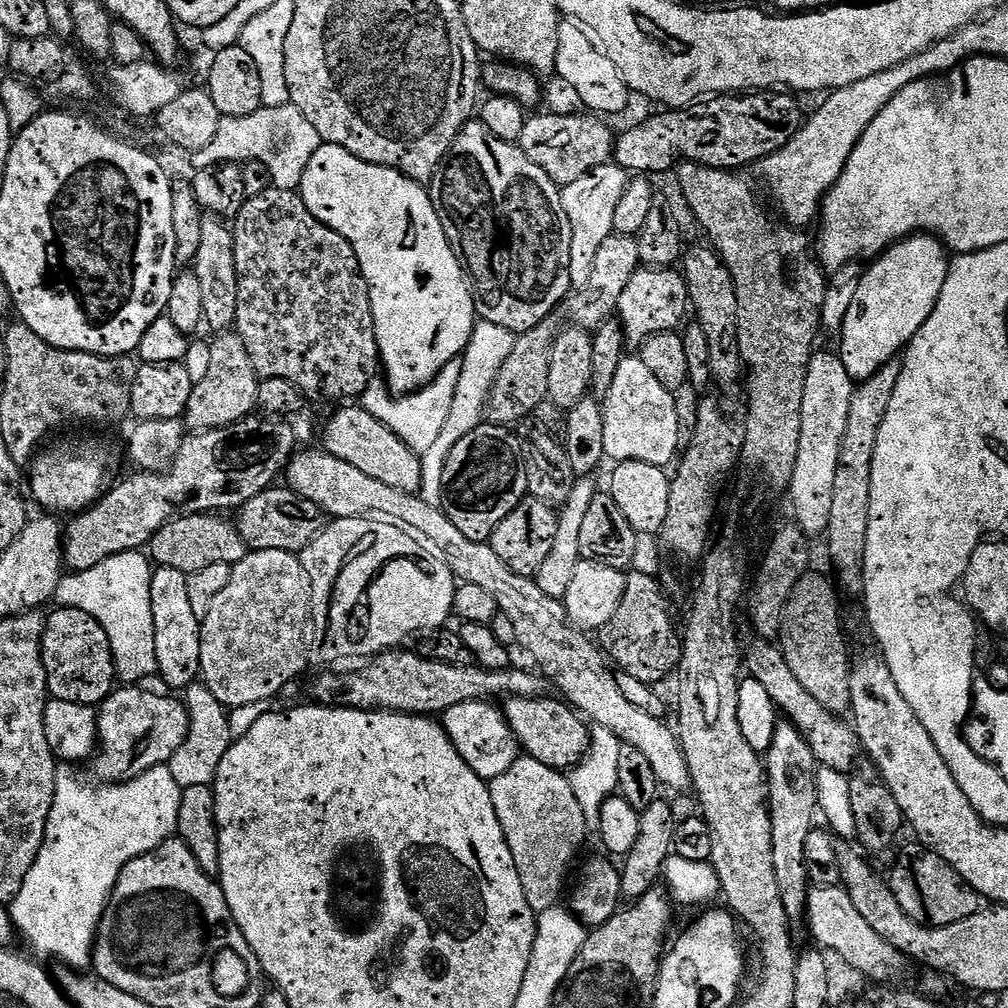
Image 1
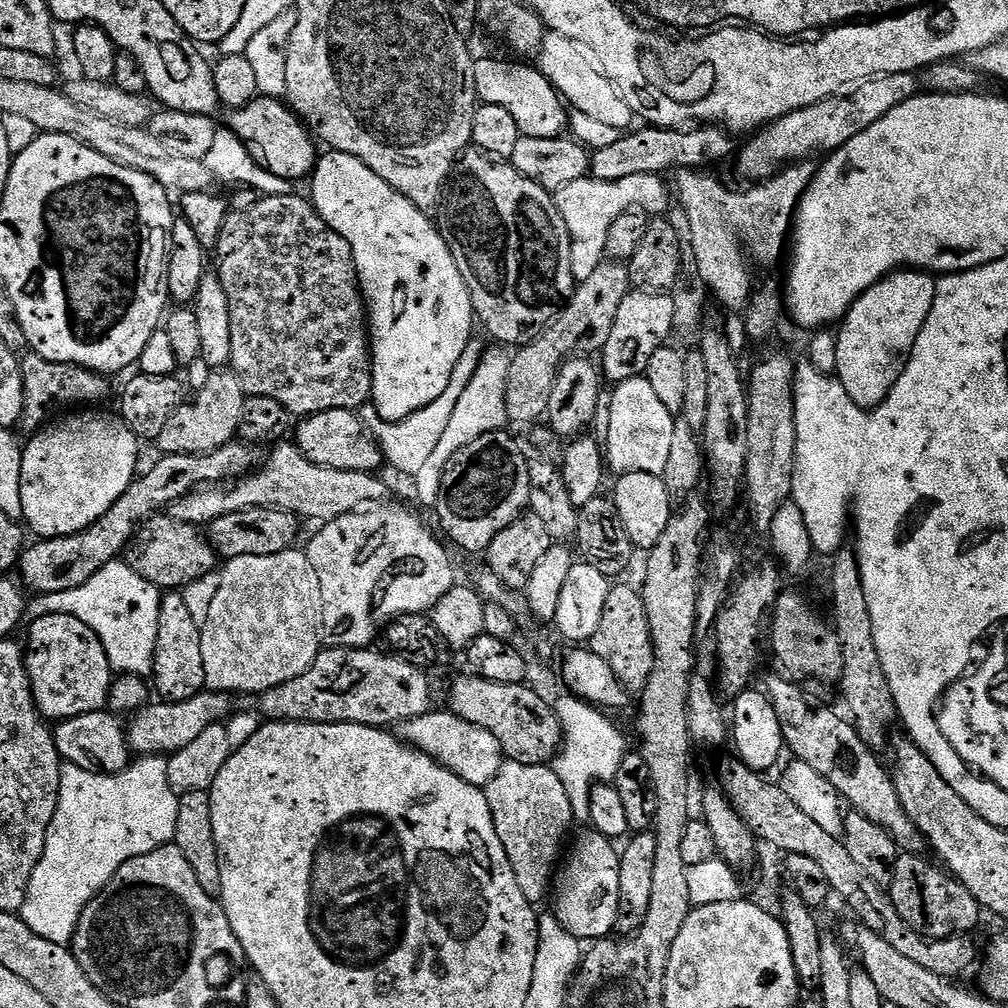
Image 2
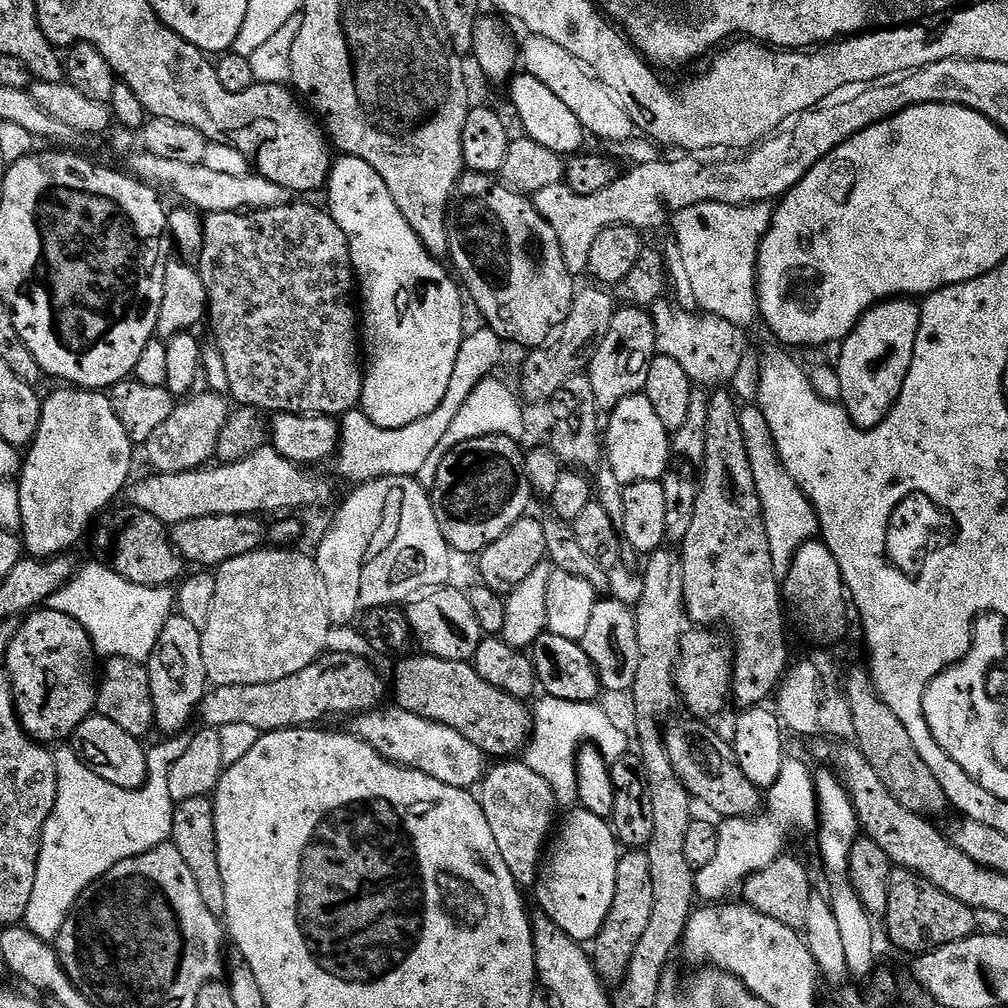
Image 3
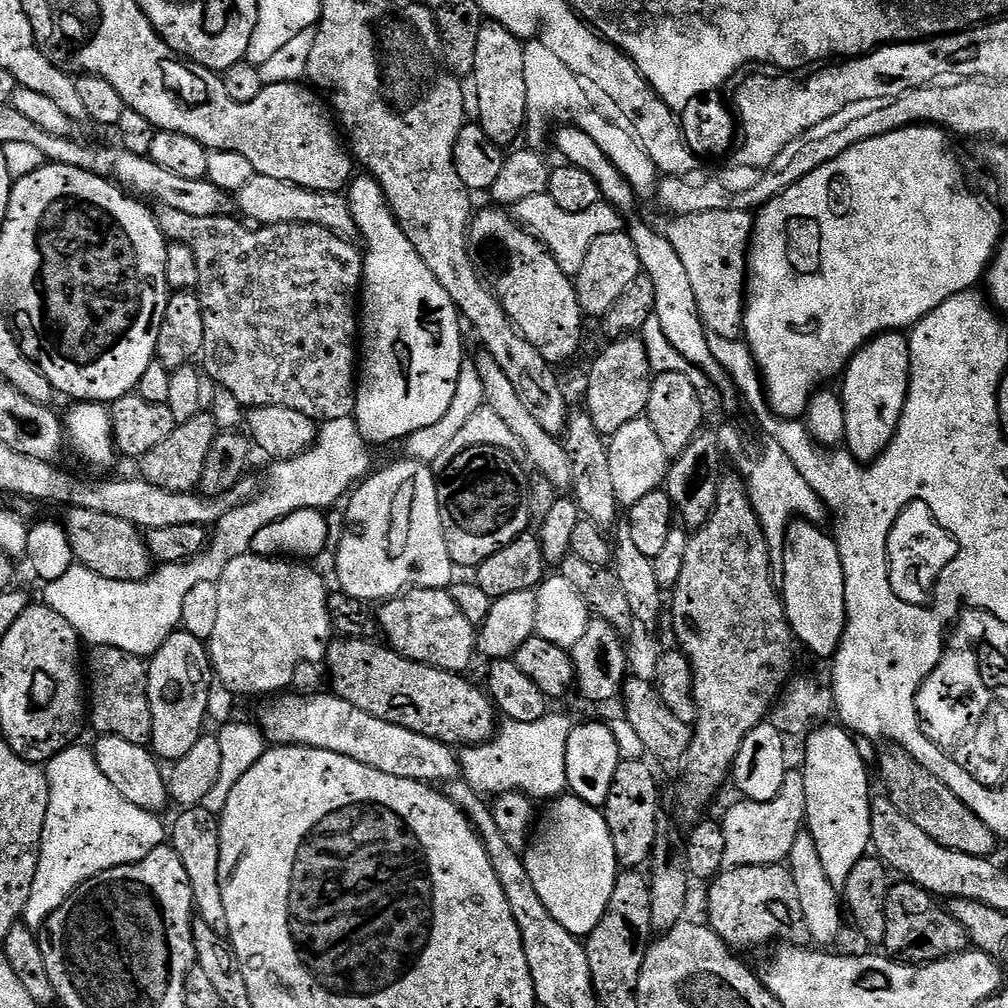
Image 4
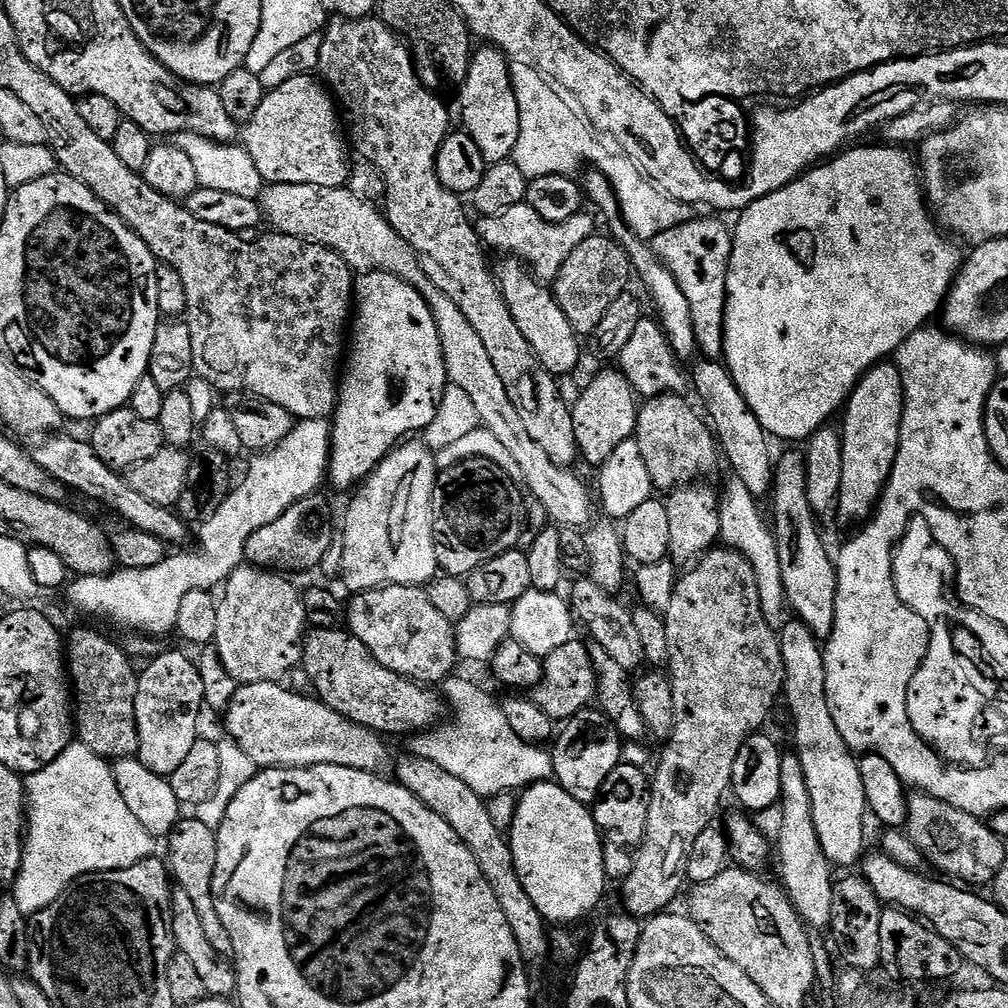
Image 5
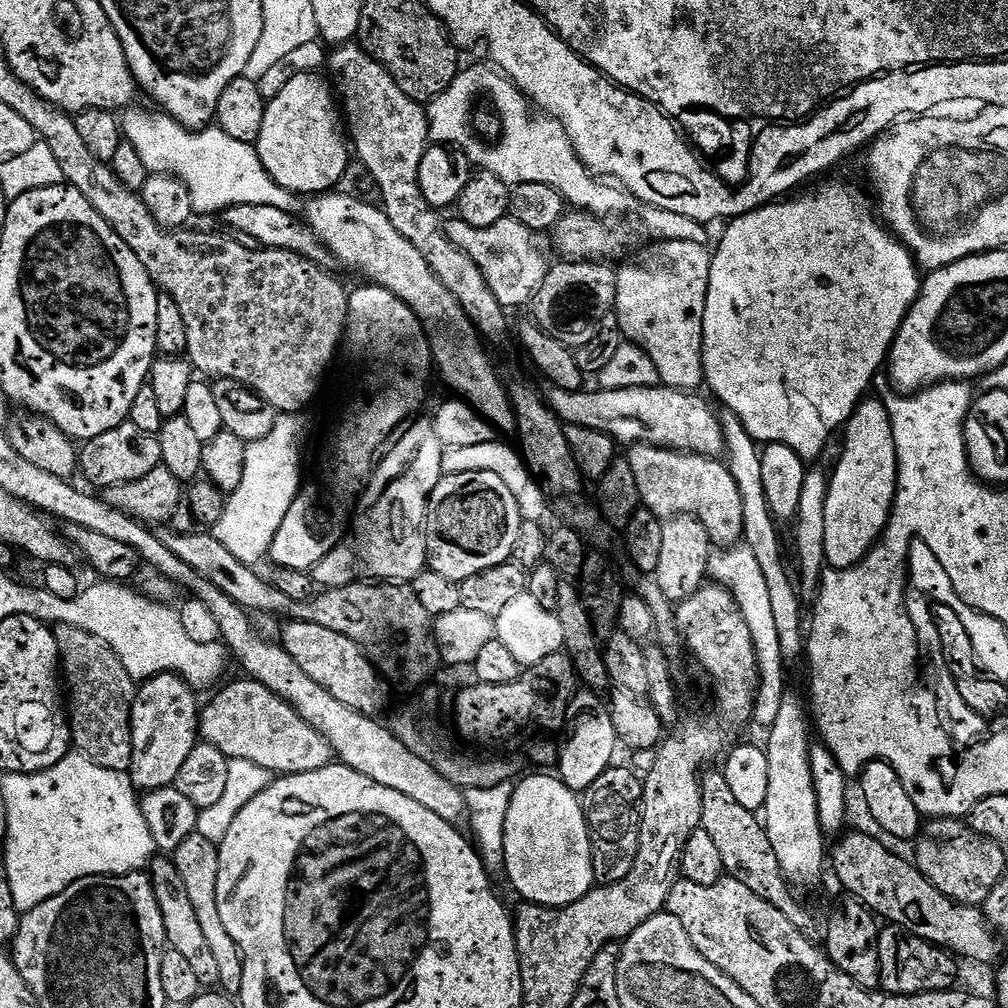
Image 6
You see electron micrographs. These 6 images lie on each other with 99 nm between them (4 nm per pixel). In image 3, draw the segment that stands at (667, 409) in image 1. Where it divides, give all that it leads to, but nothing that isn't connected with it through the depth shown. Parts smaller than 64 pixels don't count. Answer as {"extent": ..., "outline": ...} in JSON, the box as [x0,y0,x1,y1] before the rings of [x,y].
{"extent":[606,394,670,486],"outline":[[[641,394],[626,398],[613,408],[606,420],[606,457],[618,482],[627,486],[647,480],[661,481],[669,471],[670,433],[650,406],[648,397]]]}

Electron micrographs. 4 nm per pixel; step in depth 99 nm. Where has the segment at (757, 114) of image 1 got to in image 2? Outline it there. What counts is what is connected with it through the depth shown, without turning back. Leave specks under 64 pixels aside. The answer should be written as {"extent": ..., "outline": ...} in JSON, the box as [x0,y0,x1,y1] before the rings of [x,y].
{"extent":[590,126,733,182],"outline":[[[640,126],[633,136],[624,136],[613,144],[602,145],[597,152],[593,151],[590,176],[602,182],[616,182],[618,178],[630,178],[630,174],[655,176],[673,170],[704,170],[707,164],[716,164],[733,155],[731,138],[720,126],[692,126],[687,130]]]}

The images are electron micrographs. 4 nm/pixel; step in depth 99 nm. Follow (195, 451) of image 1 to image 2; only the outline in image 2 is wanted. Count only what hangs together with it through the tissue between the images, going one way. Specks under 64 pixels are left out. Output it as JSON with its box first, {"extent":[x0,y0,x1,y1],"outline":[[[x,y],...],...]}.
{"extent":[18,438,262,596],"outline":[[[237,438],[229,444],[218,446],[213,452],[203,452],[200,456],[161,455],[159,457],[161,460],[145,476],[144,473],[137,475],[126,490],[126,494],[122,494],[122,498],[114,502],[112,509],[86,530],[49,540],[37,539],[32,542],[36,544],[29,543],[21,552],[18,561],[18,572],[24,575],[23,587],[36,596],[45,596],[74,590],[90,582],[90,578],[94,578],[94,574],[98,574],[102,566],[117,559],[127,549],[137,528],[149,516],[167,509],[176,500],[181,500],[186,493],[193,492],[195,488],[231,482],[247,476],[262,463],[259,450],[261,451],[259,447]]]}

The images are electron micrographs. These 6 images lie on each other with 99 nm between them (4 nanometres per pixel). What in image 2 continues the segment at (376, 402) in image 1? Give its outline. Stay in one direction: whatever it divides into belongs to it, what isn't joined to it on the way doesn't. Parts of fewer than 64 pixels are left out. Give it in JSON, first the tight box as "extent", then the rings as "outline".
{"extent":[366,338,486,478],"outline":[[[480,338],[472,339],[466,346],[466,350],[462,350],[462,358],[458,358],[458,366],[454,366],[454,374],[450,374],[450,386],[446,386],[442,398],[434,398],[430,406],[401,420],[384,420],[375,414],[369,415],[370,418],[367,417],[366,427],[376,443],[380,445],[380,451],[384,453],[384,459],[389,465],[392,463],[398,471],[405,472],[408,478],[415,477],[418,469],[426,463],[431,452],[438,446],[450,417],[454,414],[454,406],[458,406],[458,398],[462,398],[462,390],[466,390],[466,382],[470,382],[485,351],[486,344],[483,344]]]}

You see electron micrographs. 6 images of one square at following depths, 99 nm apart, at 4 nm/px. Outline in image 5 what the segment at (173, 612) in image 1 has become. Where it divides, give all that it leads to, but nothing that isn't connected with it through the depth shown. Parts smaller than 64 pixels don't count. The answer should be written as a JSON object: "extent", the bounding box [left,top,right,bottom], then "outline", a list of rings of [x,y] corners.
{"extent":[134,652,205,778],"outline":[[[184,652],[153,655],[138,676],[134,714],[138,722],[138,759],[146,770],[170,778],[190,754],[200,728],[200,711],[205,711],[202,676],[197,661]]]}

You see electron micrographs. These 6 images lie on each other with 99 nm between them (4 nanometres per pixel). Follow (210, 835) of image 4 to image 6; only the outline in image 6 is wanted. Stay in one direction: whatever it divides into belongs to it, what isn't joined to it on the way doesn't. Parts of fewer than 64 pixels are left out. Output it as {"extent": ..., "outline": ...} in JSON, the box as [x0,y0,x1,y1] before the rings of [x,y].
{"extent":[170,831,244,994],"outline":[[[196,831],[192,832],[182,842],[182,846],[178,846],[170,856],[171,860],[176,863],[176,869],[182,878],[182,883],[186,885],[190,903],[194,906],[194,915],[198,918],[199,925],[202,926],[203,937],[206,938],[207,945],[210,946],[210,955],[218,964],[219,987],[225,993],[236,994],[239,993],[242,986],[244,959],[234,942],[234,938],[230,938],[230,934],[226,934],[226,926],[222,926],[222,917],[218,915],[219,857],[219,847],[210,843],[206,838],[202,838],[202,834],[198,834]]]}

